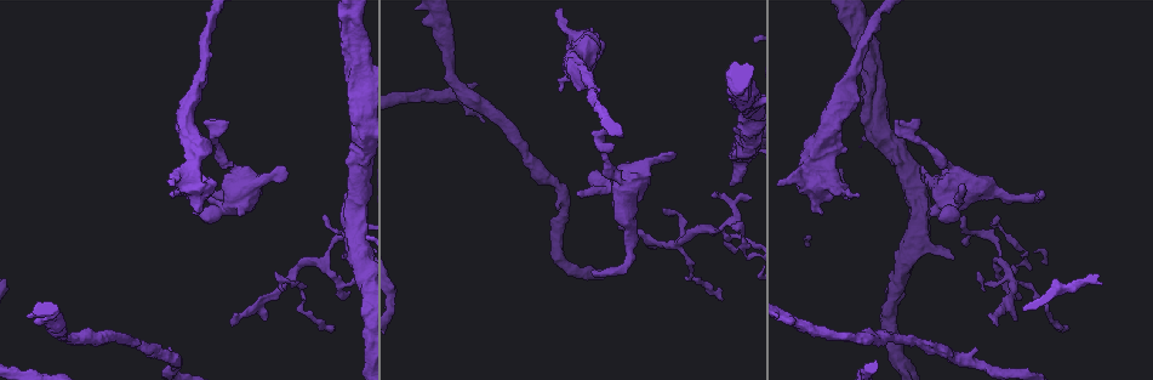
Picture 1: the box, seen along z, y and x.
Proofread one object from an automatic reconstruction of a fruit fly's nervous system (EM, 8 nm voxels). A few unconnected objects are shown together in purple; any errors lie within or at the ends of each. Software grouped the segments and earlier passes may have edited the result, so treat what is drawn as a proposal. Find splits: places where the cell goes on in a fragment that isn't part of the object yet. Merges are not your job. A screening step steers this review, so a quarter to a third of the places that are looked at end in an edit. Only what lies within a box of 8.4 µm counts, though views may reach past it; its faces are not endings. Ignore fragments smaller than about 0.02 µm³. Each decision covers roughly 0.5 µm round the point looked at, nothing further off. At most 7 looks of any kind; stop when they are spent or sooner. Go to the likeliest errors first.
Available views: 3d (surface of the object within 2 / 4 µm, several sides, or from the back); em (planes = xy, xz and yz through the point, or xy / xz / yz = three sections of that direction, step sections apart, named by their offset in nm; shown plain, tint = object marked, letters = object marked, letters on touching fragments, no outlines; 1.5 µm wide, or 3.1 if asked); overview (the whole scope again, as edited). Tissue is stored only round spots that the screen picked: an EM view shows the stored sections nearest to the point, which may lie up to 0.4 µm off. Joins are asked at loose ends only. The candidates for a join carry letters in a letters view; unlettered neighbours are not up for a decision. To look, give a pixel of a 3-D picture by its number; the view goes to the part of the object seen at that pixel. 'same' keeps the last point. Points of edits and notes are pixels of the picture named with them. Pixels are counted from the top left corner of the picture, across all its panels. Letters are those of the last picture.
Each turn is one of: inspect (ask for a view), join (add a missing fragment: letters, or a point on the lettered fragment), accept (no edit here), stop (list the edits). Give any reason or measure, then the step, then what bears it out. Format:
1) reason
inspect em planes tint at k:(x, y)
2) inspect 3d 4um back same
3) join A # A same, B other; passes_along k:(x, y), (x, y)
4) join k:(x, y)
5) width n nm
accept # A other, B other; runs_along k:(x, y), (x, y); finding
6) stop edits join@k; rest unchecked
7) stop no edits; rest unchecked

free end
inspect em planes letters at 1:(593, 272)

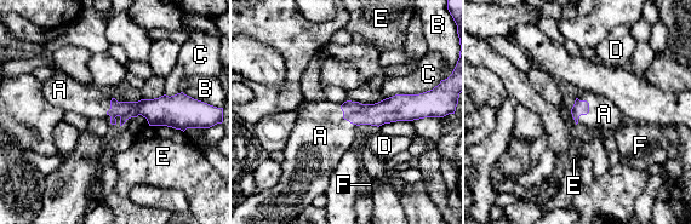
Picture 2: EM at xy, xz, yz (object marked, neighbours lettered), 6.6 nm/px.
join A # A same, B other, C other, D other, E other, F other; passes_along 2:(580, 108), (588, 110), (604, 114); it goes on there

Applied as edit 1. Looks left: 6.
redraw
inspect overview

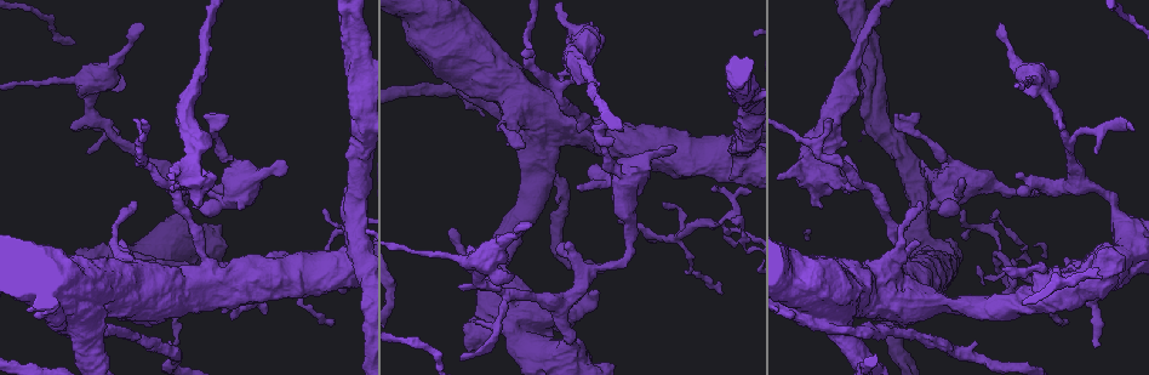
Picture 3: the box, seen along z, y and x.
an open end
inspect em xy step 4 tint at 3:(198, 208)

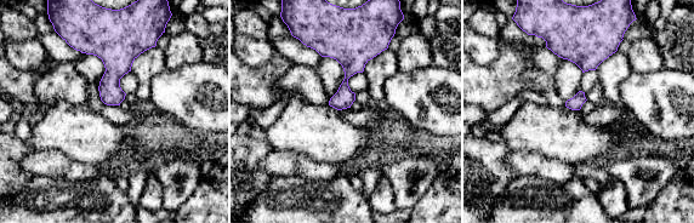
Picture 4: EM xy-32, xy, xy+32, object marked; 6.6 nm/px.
cut it another way
inspect em planes letters same

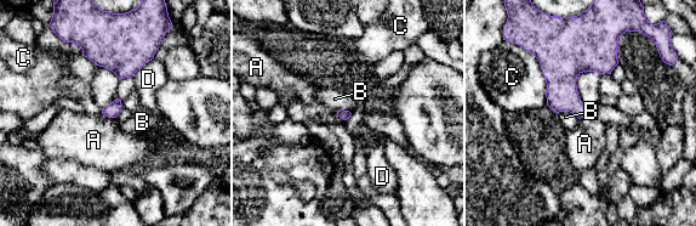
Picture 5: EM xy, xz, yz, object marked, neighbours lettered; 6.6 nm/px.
accept # A other, B other, C other, D other; border 5:(102, 113), (115, 118); no lettered fragment goes on from it

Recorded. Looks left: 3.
free end
inspect 3d 4um at 3:(621, 224)

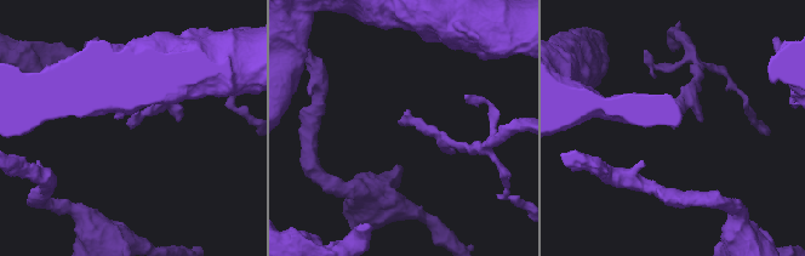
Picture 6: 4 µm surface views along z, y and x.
inspect em planes letters at 6:(403, 125)

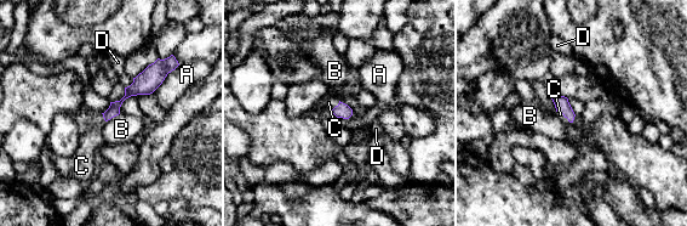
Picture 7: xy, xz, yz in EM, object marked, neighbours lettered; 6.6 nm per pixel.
longest_contact A 240 nm
join C # A other, B other, C same, D other; the cell continues

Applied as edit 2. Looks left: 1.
stop edits join@2, join@7; rest unchecked

